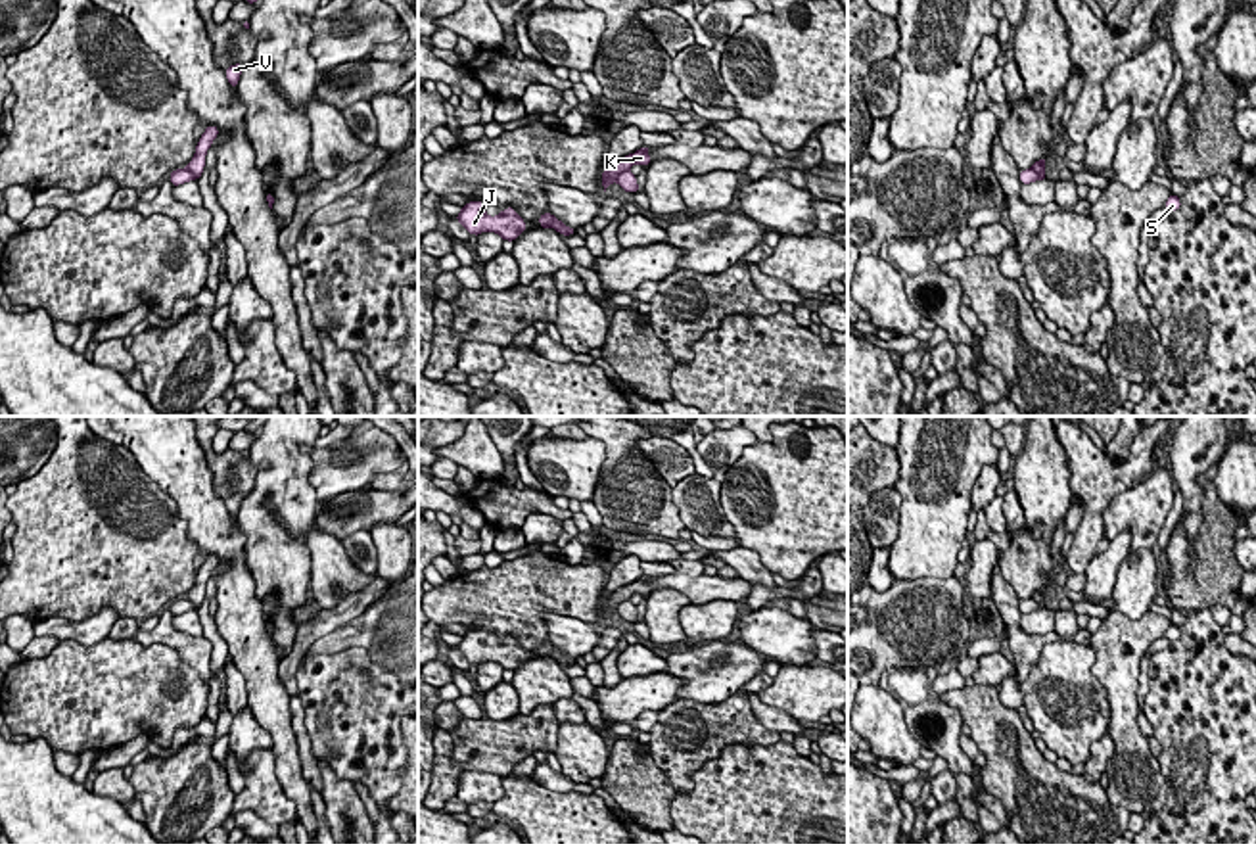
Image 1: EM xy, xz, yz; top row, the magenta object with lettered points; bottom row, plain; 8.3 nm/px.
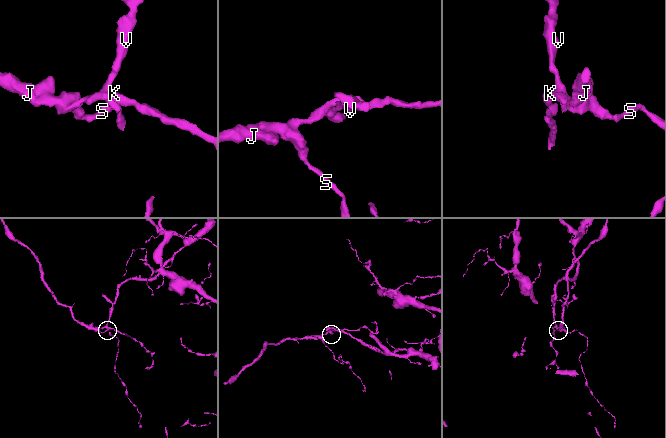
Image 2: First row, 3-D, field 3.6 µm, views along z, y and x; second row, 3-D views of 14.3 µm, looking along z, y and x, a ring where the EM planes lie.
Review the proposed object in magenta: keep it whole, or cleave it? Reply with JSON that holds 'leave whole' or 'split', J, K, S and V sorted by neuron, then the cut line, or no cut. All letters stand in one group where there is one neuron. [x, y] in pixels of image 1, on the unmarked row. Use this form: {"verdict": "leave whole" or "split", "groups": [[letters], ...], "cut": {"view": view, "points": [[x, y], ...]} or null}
{"verdict": "split", "groups": [["J", "K", "S"], ["V"]], "cut": {"view": "xz", "points": [[628, 599], [614, 610]]}}

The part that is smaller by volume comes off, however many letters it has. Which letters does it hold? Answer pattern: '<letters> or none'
J, K, S

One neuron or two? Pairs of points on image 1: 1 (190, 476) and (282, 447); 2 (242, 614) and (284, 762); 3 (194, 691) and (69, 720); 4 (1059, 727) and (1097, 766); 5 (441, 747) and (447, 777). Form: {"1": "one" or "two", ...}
{"1": "two", "2": "one", "3": "one", "4": "two", "5": "one"}

